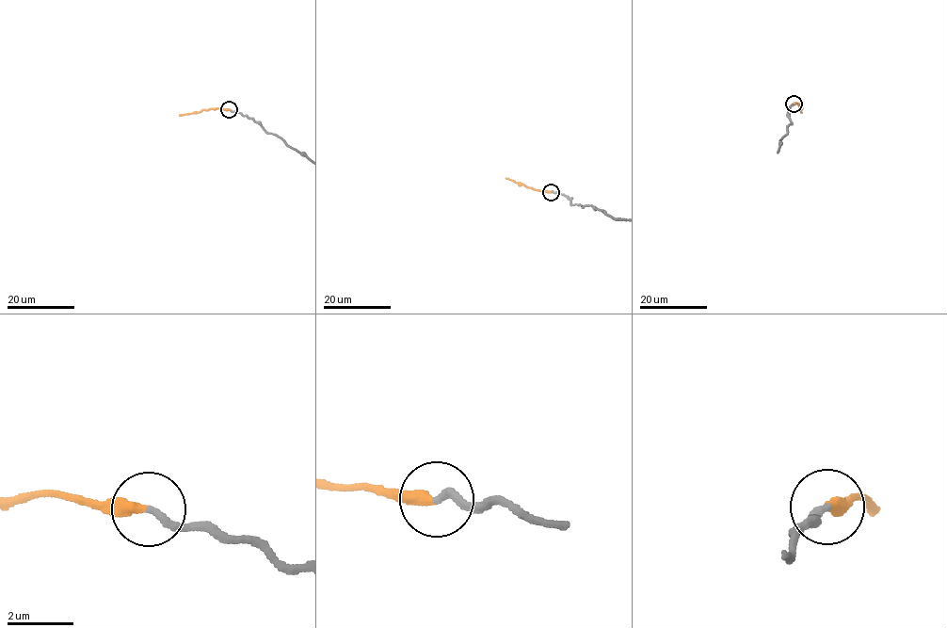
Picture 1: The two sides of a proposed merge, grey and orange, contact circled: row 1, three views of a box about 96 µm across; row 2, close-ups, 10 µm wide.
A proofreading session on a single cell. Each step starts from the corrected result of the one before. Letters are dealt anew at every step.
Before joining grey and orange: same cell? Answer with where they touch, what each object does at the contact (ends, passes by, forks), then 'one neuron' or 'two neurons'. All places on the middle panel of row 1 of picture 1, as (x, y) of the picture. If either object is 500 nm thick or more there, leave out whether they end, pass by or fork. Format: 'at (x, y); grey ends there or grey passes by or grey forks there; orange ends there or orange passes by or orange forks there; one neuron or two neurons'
at (551, 192); grey ends there; orange ends there; one neuron

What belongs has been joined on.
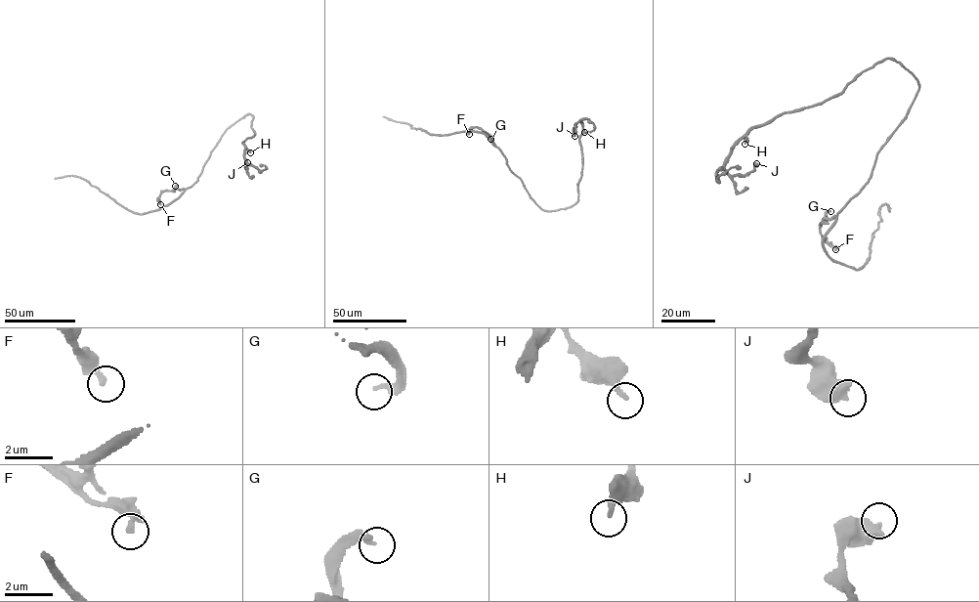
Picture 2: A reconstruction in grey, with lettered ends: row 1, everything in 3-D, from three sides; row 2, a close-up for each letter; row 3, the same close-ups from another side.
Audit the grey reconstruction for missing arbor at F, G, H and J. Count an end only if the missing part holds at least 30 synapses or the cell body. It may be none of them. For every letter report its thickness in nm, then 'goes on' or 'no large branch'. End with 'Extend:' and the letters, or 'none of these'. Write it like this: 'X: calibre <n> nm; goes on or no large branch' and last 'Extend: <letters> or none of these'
F: calibre 240 nm; no large branch
G: calibre 220 nm; goes on
H: calibre 240 nm; no large branch
J: calibre 600 nm; no large branch
Extend: G

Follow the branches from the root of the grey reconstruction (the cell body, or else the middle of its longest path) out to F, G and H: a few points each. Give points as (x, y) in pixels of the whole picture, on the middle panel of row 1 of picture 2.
F: (523, 185), (510, 170), (489, 135), (478, 127), (470, 129), (469, 134)
G: (523, 185), (510, 170), (490, 136), (490, 139)
H: (523, 185), (543, 210), (557, 210), (574, 204), (578, 199), (577, 185), (582, 165), (579, 138), (584, 132)

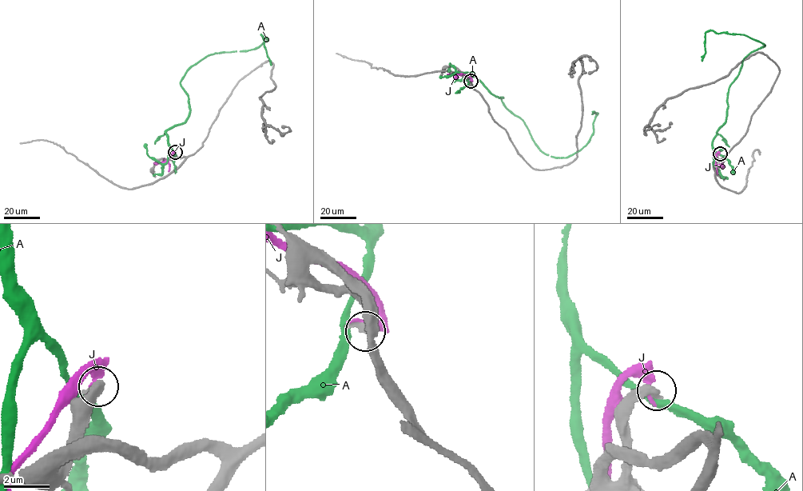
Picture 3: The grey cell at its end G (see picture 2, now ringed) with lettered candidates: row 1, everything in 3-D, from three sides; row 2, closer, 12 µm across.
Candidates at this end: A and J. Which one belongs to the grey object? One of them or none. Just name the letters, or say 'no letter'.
no letter

